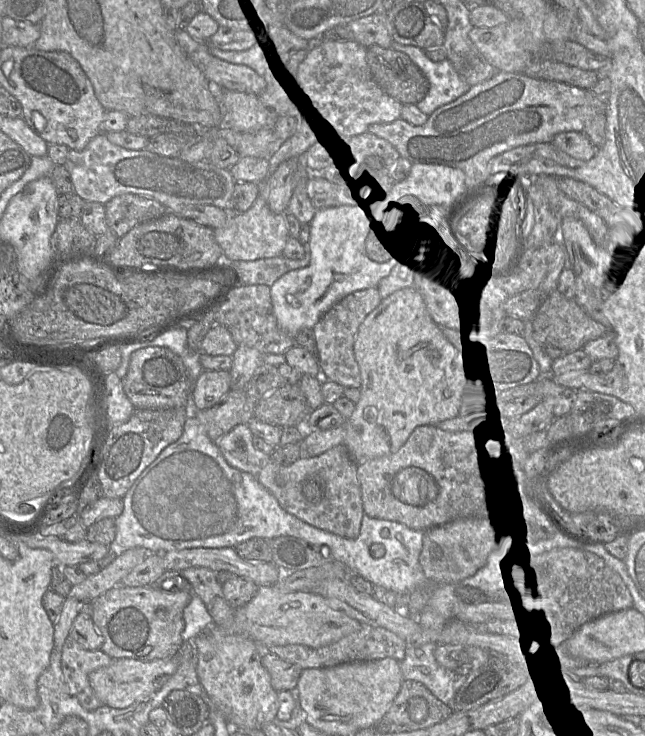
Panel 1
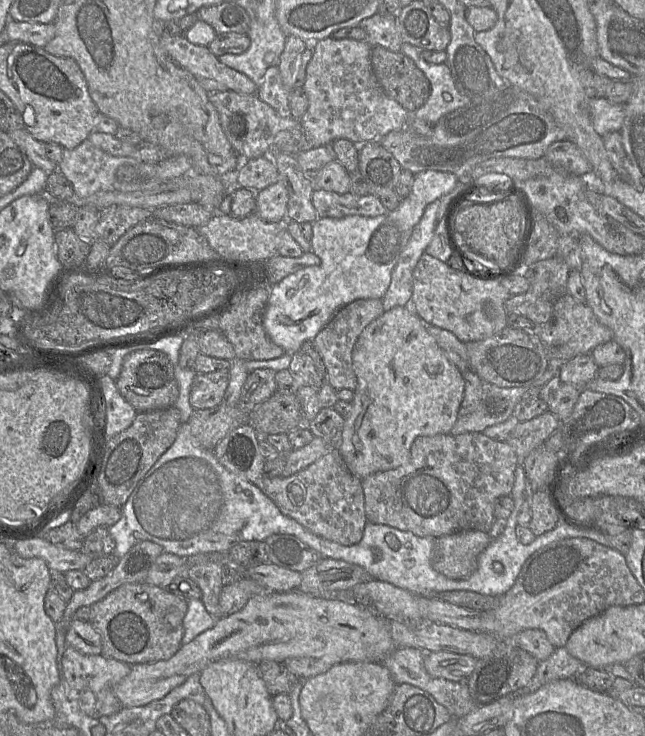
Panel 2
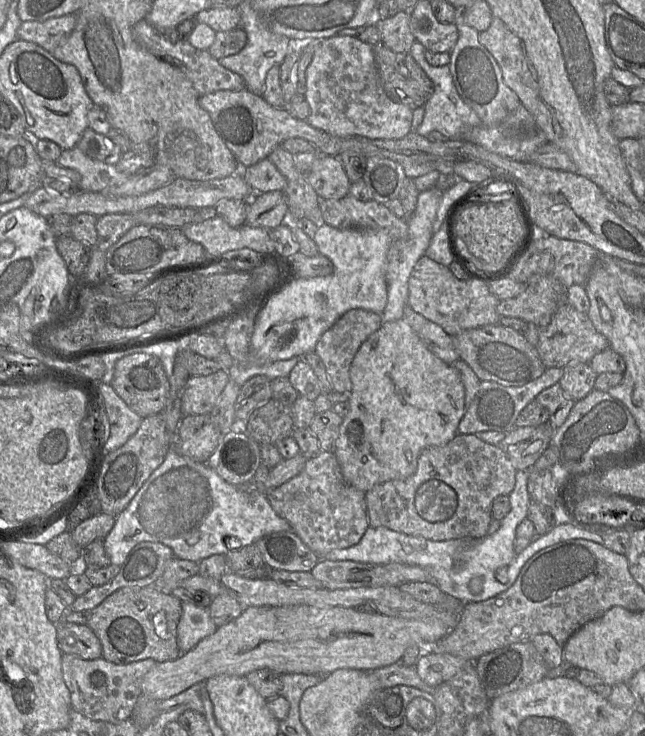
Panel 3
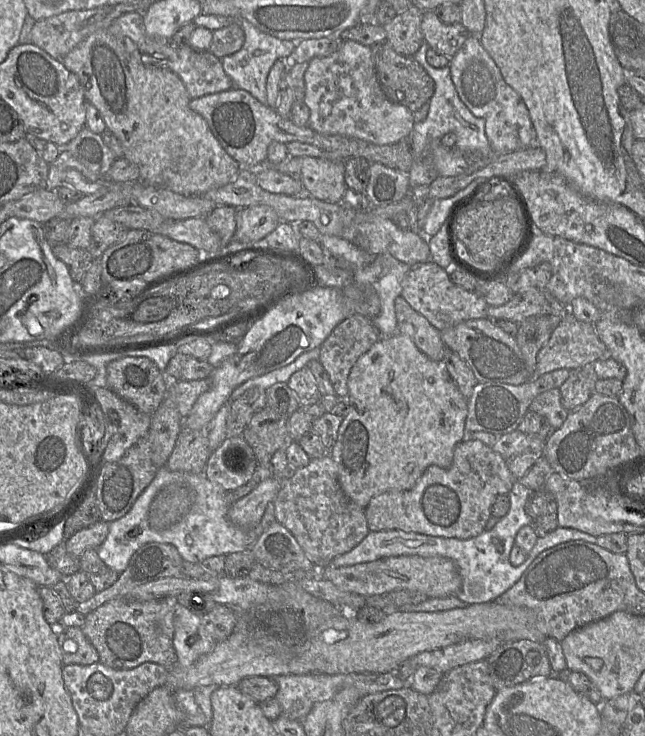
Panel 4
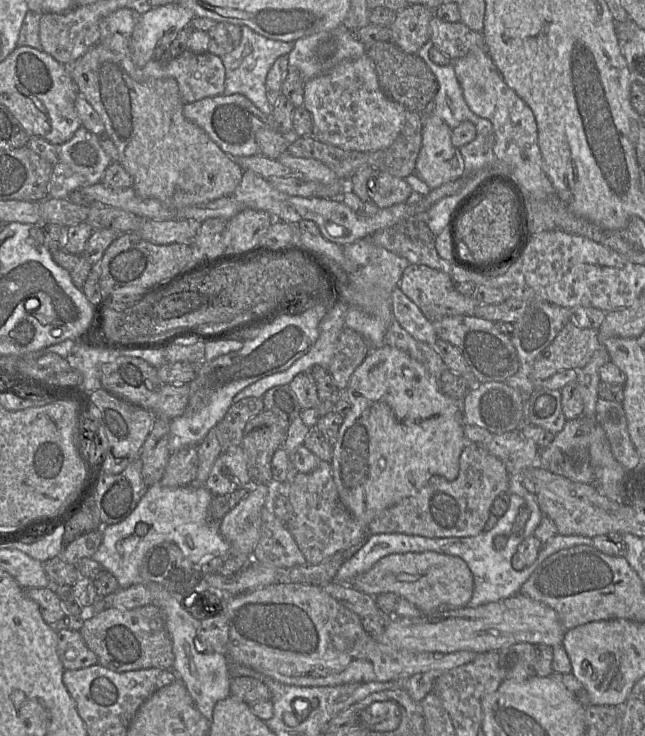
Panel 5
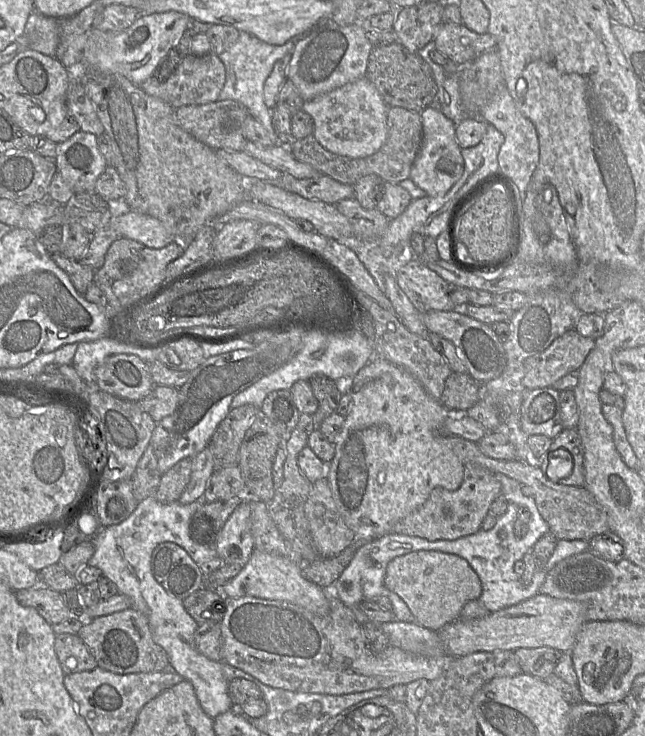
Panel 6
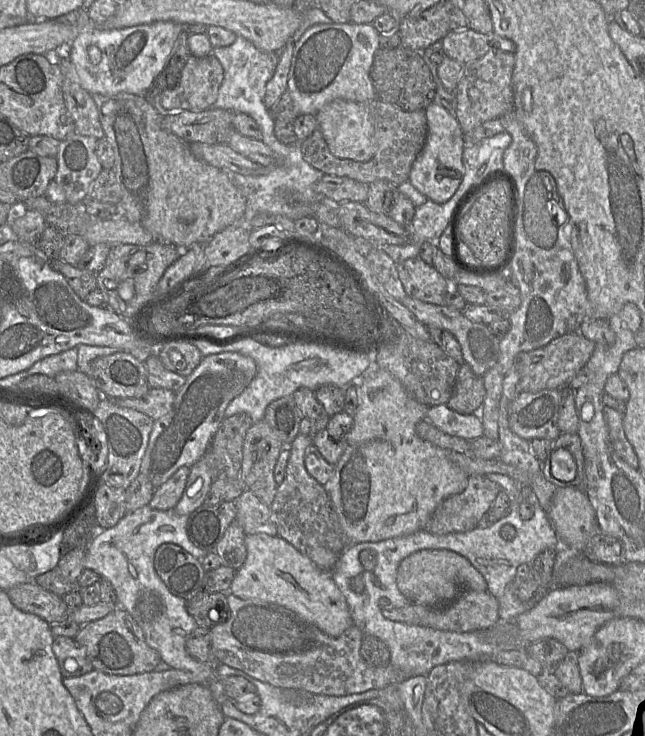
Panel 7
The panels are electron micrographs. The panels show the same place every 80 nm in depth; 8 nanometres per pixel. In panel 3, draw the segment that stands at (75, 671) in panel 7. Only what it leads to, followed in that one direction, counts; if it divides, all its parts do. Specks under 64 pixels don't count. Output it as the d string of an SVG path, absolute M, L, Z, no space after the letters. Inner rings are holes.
M57 624L57 643L62 654L74 654L84 660L102 657L101 643L86 624Z

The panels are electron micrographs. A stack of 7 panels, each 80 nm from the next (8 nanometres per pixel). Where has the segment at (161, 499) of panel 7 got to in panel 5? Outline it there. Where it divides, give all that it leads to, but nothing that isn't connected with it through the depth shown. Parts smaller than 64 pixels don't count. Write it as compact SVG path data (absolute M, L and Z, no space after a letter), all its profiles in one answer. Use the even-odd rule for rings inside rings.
M186 446L171 453L160 480L168 488L185 487L195 482L198 467L197 446Z

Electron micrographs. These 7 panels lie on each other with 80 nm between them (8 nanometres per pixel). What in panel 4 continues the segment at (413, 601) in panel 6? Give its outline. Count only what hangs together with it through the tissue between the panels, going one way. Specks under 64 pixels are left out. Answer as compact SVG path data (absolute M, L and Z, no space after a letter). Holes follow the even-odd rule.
M396 556L352 566L327 565L318 569L322 578L340 590L365 597L386 595L397 590L412 590L424 593L428 598L443 598L455 596L462 586L462 578L455 562L444 557Z

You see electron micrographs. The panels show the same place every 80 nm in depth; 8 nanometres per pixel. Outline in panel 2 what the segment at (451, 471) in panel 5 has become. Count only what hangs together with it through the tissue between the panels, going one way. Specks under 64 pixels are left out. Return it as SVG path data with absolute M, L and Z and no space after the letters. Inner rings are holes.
M397 306L368 324L354 346L357 386L338 450L360 480L406 464L415 438L449 434L458 419L464 379L424 324L416 313Z

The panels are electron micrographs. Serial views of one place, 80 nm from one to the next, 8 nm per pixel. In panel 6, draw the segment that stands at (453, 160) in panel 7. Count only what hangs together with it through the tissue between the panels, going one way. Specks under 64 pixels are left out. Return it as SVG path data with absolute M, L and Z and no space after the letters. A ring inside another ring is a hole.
M426 107L421 113L423 135L420 149L412 164L410 178L427 195L445 194L462 176L464 159L456 139L456 123L447 118L439 109Z

